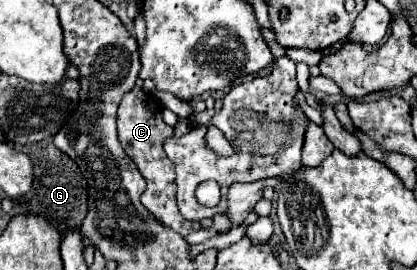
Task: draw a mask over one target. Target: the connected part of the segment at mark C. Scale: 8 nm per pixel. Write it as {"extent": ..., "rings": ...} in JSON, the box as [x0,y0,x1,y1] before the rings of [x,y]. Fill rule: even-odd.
{"extent":[117,86,201,236],"rings":[[[135,86],[131,92],[127,92],[127,96],[119,104],[117,126],[119,126],[119,142],[121,142],[123,150],[137,164],[141,176],[147,182],[147,188],[141,194],[141,204],[149,212],[153,212],[153,216],[161,222],[161,226],[165,226],[169,230],[175,230],[181,236],[197,232],[201,228],[201,224],[185,220],[177,210],[177,202],[175,202],[175,190],[177,190],[175,188],[175,168],[173,168],[173,162],[167,158],[167,154],[163,150],[165,140],[169,140],[173,136],[173,128],[163,122],[161,106],[153,100],[153,96],[145,94],[139,86]]]}

